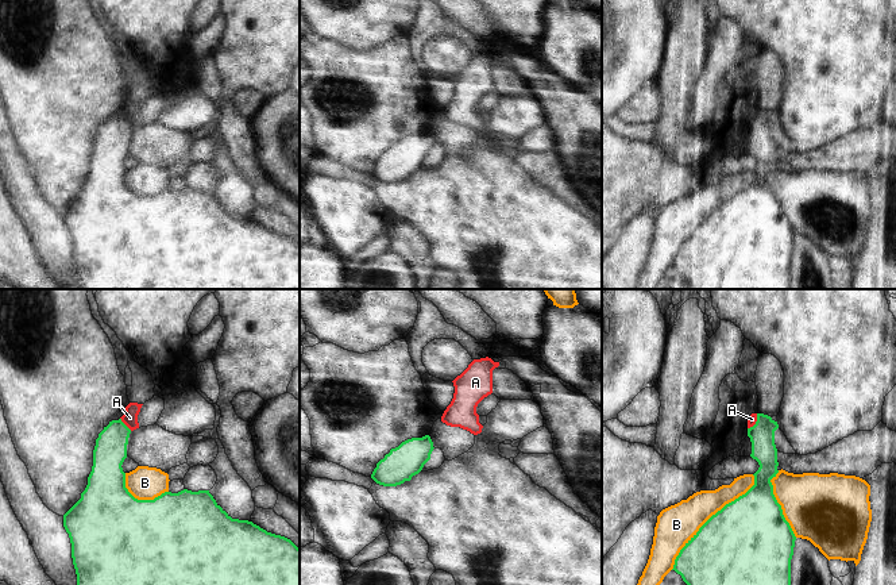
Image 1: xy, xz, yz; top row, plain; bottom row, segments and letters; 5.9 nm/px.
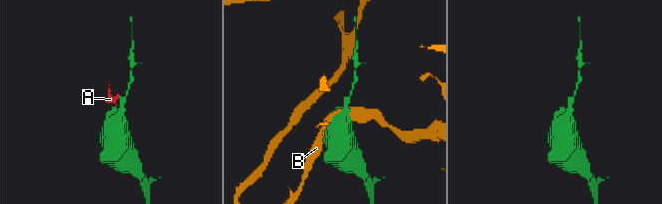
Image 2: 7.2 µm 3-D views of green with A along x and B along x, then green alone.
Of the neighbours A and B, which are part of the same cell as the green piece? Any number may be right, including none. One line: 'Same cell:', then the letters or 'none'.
Same cell: none

